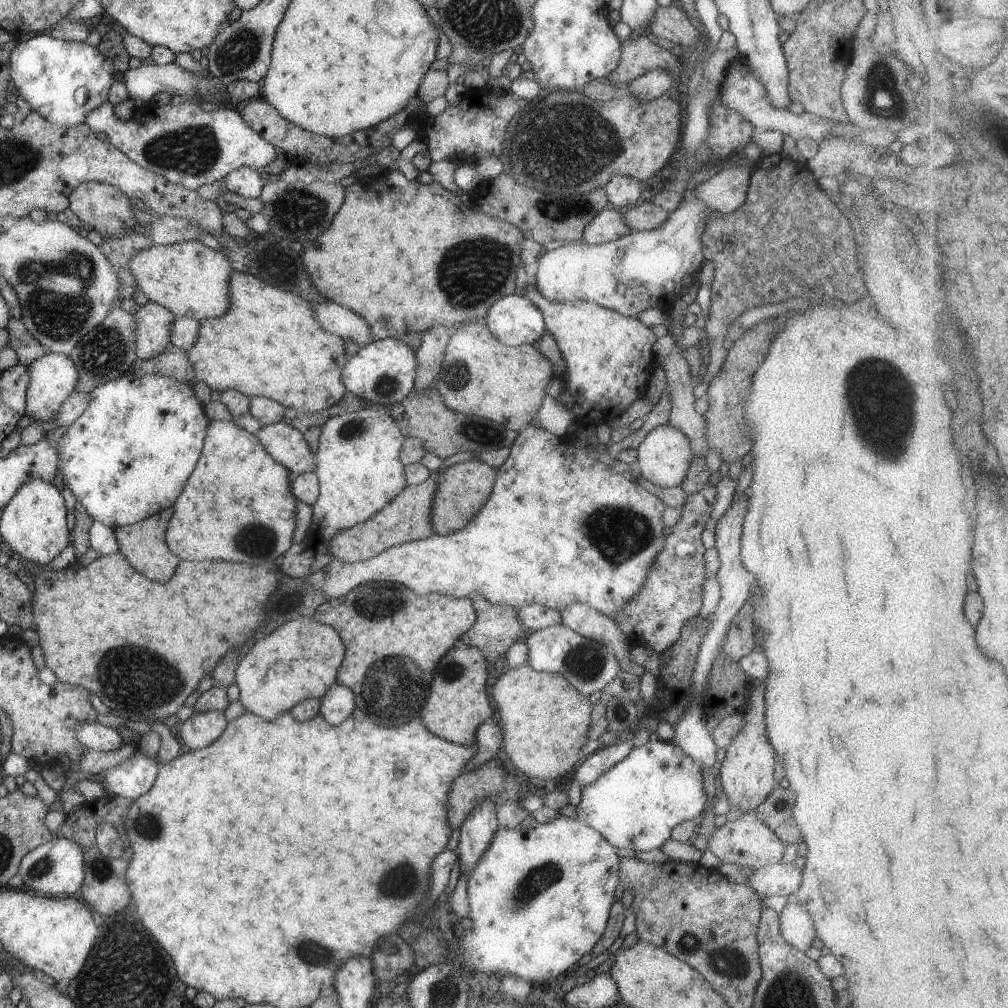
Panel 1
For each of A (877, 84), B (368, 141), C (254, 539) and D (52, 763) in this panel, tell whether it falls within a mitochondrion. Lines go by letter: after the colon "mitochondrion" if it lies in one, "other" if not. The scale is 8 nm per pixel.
A: mitochondrion
B: other
C: mitochondrion
D: other

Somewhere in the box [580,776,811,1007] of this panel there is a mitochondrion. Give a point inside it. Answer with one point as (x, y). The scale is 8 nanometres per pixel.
(726, 962)

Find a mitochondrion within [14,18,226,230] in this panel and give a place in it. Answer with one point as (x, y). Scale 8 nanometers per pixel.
(191, 152)

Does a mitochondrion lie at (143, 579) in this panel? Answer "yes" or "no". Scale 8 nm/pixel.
no

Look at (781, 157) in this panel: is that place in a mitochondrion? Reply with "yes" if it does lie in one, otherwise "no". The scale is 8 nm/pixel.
no

